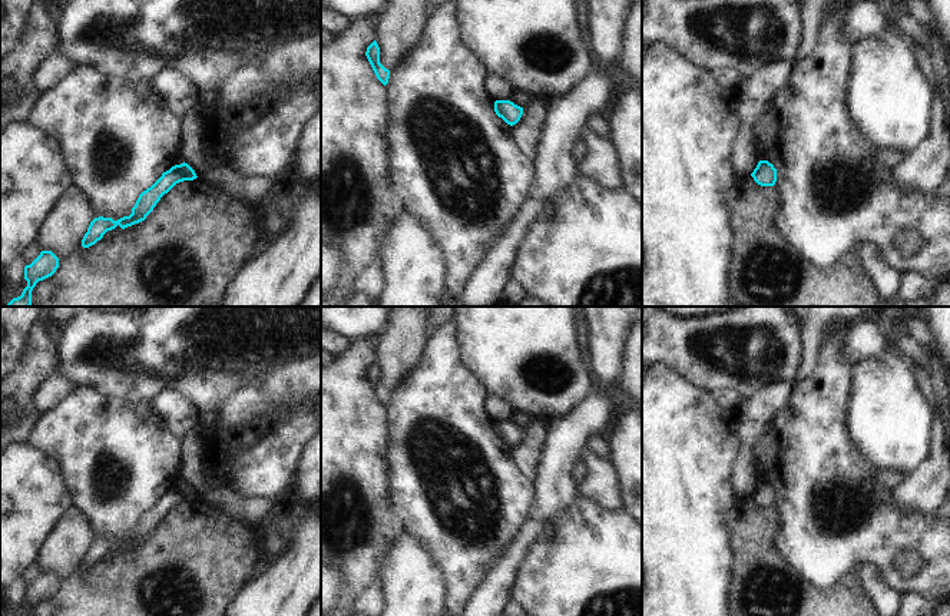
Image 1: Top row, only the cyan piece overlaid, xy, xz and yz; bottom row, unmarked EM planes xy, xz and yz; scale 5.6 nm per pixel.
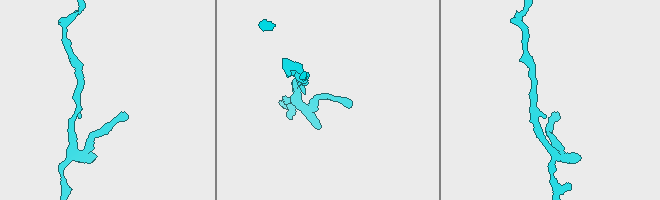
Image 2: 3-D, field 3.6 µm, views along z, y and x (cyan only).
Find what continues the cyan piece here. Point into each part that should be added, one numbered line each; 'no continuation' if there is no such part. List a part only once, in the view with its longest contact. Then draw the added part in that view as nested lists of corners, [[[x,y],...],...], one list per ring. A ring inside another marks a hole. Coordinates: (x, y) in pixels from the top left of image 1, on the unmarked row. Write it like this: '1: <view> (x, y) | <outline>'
no continuation

